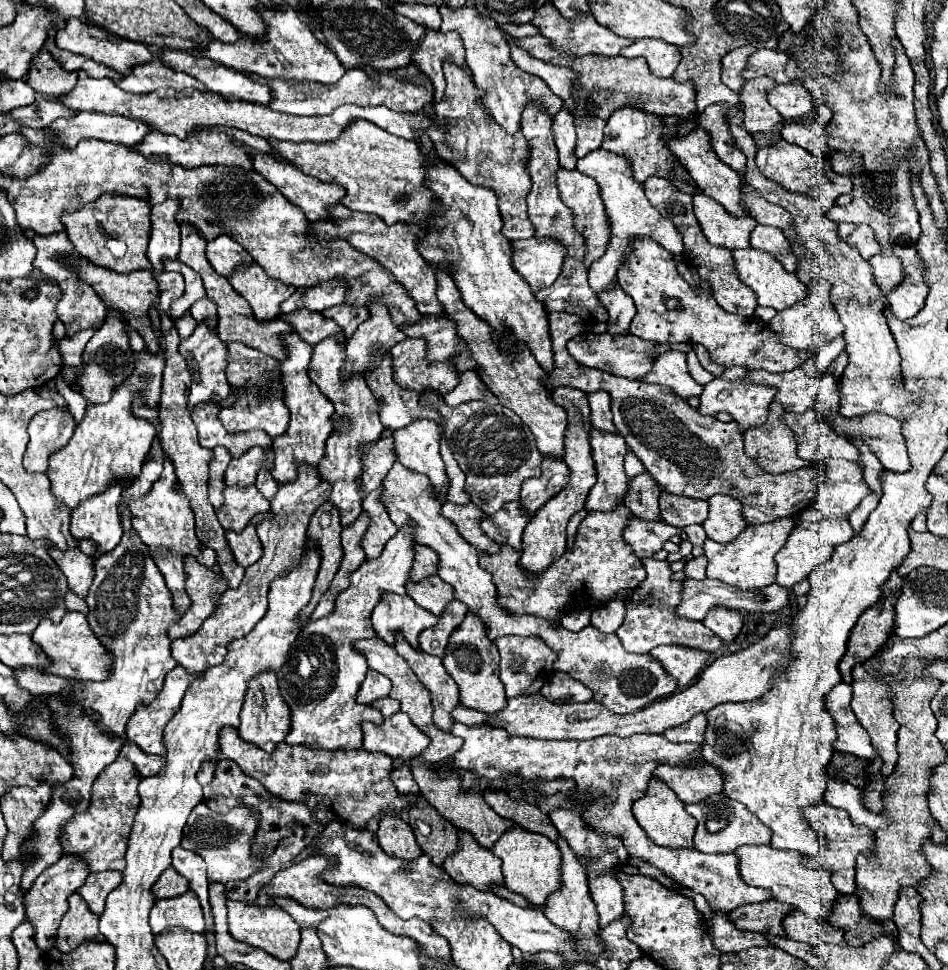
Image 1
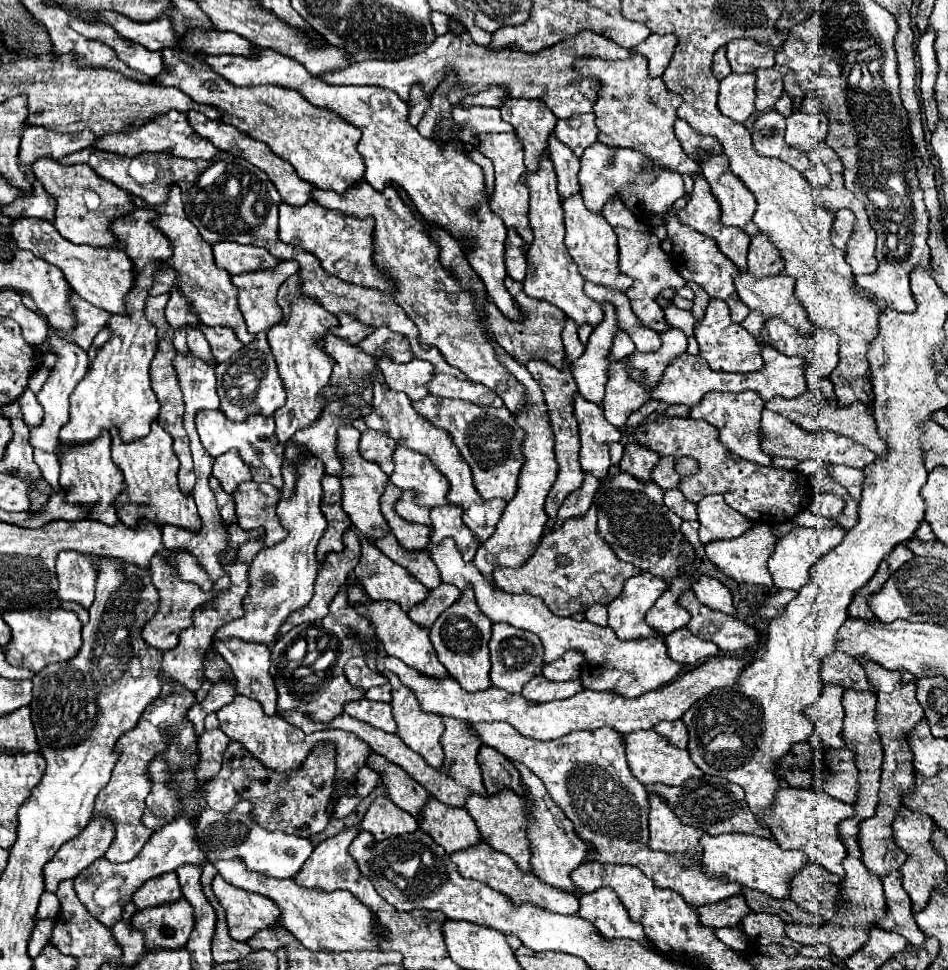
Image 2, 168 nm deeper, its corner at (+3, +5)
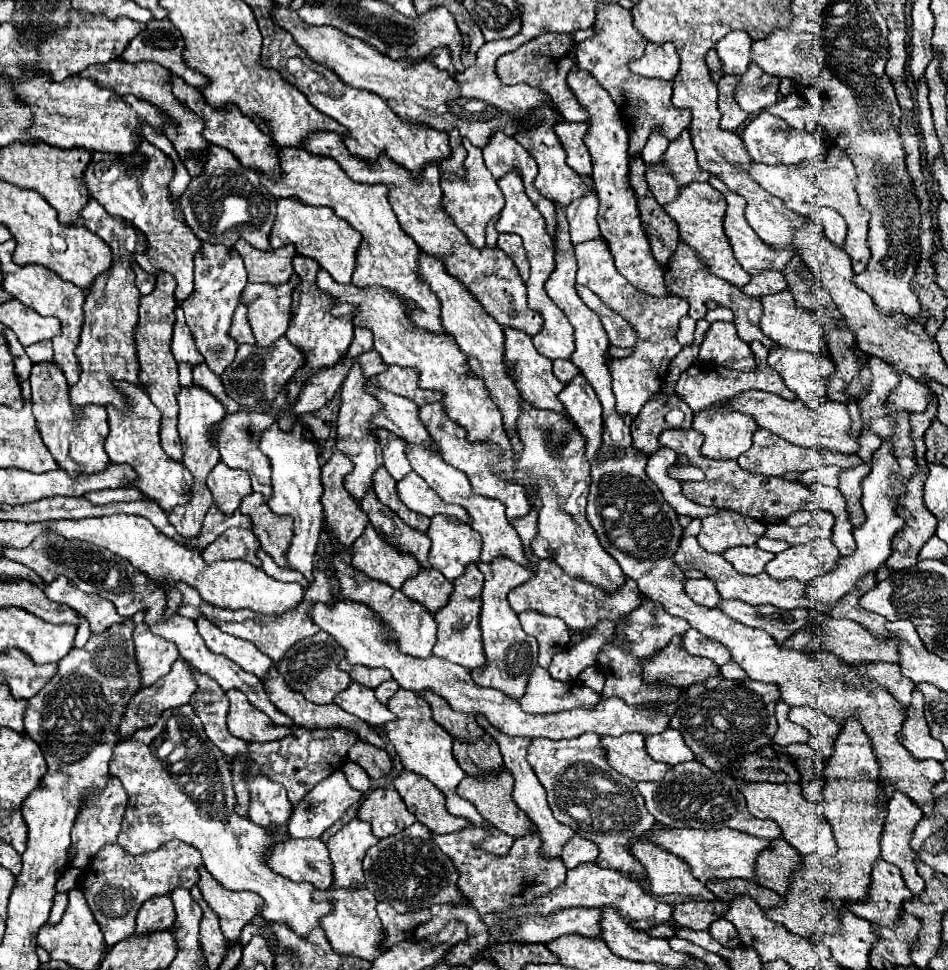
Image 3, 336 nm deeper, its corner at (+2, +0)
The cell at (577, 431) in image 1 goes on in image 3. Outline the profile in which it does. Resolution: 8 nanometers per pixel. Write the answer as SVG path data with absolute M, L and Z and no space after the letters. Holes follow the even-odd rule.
M505 328L505 360L509 366L513 366L511 370L511 376L513 380L517 380L517 386L521 388L521 396L537 410L551 410L551 412L557 412L557 414L563 414L567 416L565 412L565 406L561 404L561 400L557 398L559 392L567 386L565 382L557 380L555 374L553 374L553 362L545 356L541 356L531 338L525 336L523 332L517 332L513 328Z

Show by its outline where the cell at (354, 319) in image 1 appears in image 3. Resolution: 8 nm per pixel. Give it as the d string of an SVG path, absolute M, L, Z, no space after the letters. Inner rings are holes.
M357 326L355 328L355 338L347 350L347 358L355 358L357 354L363 354L365 350L371 350L373 348L373 338L371 338L371 332L363 326Z

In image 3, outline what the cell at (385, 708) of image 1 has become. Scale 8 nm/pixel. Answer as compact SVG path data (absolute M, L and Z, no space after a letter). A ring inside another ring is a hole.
M389 680L389 682L383 682L381 686L375 688L375 696L377 696L377 700L379 700L381 704L387 704L387 700L389 700L397 690L399 690L399 686L395 684L395 680Z

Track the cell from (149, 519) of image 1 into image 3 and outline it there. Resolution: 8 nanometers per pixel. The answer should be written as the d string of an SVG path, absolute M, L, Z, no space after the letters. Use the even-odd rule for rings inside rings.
M127 384L125 390L129 392L129 396L133 396L133 412L117 412L115 408L107 408L111 432L105 440L105 450L109 454L111 464L129 464L137 472L137 478L125 486L137 488L143 496L157 502L161 510L169 514L175 506L183 506L189 502L189 488L193 486L193 476L183 464L177 464L175 460L165 456L159 440L161 412L153 406L149 396L145 392L137 392L133 384Z

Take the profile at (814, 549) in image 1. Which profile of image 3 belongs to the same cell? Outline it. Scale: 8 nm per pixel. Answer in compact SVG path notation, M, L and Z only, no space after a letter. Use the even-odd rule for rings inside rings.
M817 538L809 544L797 544L777 554L765 568L773 580L801 580L809 584L817 576L823 576L837 562L839 550L829 538Z

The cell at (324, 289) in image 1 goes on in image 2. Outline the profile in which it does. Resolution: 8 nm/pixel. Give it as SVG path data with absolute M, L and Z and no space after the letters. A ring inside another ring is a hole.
M299 273L288 278L284 285L278 291L278 303L284 311L284 319L282 323L274 325L268 331L268 343L272 347L276 365L278 365L278 373L280 379L284 383L286 389L286 405L274 413L276 419L276 437L280 443L286 443L298 429L312 425L322 407L324 407L324 399L320 397L320 389L326 387L330 383L330 375L332 375L332 359L328 359L328 355L322 351L320 341L328 335L330 327L336 327L338 319L326 311L324 307L320 307L314 299L308 299L302 291L300 291L301 279Z

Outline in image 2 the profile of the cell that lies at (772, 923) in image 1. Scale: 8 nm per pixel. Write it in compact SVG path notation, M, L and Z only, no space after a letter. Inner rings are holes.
M728 897L722 903L712 903L698 907L698 919L702 925L718 929L718 927L738 927L740 919L748 913L748 905L744 897Z

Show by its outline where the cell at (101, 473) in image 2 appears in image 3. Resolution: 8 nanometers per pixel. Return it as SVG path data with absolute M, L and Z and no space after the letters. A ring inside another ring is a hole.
M51 362L35 364L29 376L33 388L33 416L37 420L37 428L49 452L57 460L59 468L69 474L69 478L77 478L81 474L103 472L109 466L109 456L105 452L105 436L109 434L107 412L105 408L85 408L85 416L73 416L69 404L69 386L65 386L65 376L57 372L57 366Z

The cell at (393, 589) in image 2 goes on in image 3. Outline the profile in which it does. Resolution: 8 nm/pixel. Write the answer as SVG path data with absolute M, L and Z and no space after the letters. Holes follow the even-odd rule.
M371 528L353 542L353 568L371 580L385 582L395 590L401 590L405 580L417 576L419 564L411 556L401 556L391 544L381 540L381 536Z

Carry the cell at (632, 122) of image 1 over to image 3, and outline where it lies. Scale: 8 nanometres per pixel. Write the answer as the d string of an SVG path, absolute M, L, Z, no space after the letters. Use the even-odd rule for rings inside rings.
M601 4L601 8L597 10L599 12L595 22L595 36L577 44L577 68L591 74L619 106L619 112L627 122L629 132L629 156L635 158L641 154L651 132L657 128L667 140L677 140L681 132L689 126L689 112L677 112L677 108L673 108L671 82L641 78L629 70L629 60L639 60L643 56L645 46L649 44L649 40L645 40L645 36L633 26L629 10L615 4Z

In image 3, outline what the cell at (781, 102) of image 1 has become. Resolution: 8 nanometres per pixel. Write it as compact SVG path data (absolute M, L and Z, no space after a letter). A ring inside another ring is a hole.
M753 62L741 76L741 86L735 94L735 100L749 114L761 112L779 100L779 82L781 80L777 76L767 74Z

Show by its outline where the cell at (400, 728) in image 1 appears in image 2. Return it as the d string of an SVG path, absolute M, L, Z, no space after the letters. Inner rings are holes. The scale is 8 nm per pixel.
M364 697L360 701L346 703L344 711L352 715L354 719L370 723L372 727L378 727L386 733L396 733L396 721L394 721L390 703L378 703L378 701L370 701Z

